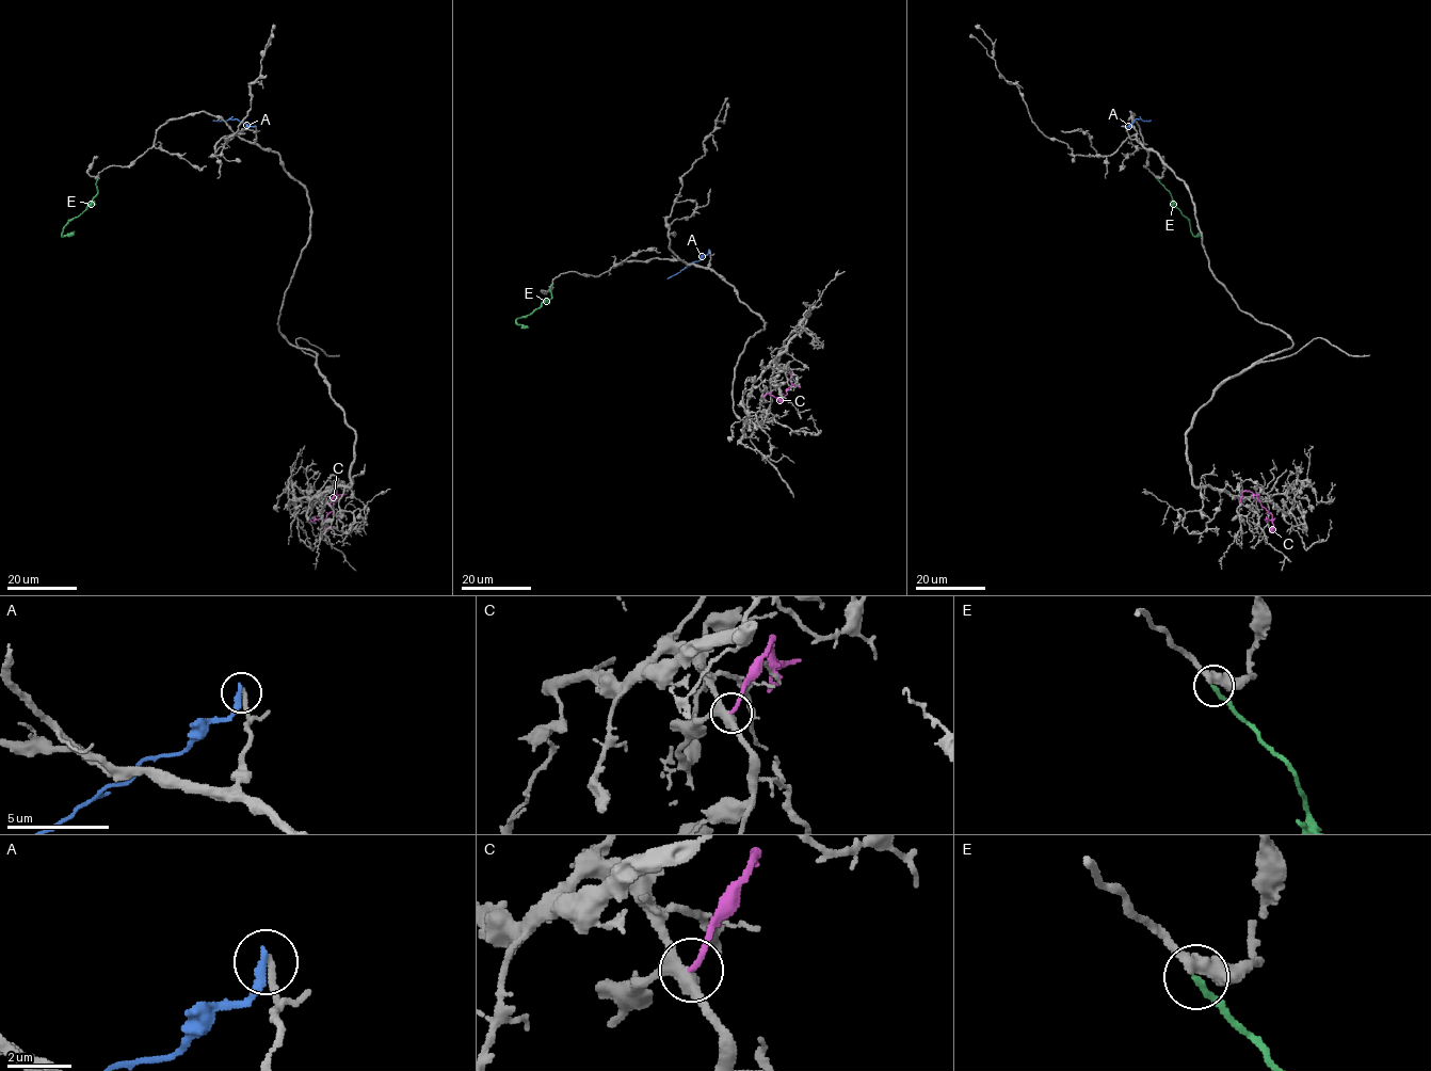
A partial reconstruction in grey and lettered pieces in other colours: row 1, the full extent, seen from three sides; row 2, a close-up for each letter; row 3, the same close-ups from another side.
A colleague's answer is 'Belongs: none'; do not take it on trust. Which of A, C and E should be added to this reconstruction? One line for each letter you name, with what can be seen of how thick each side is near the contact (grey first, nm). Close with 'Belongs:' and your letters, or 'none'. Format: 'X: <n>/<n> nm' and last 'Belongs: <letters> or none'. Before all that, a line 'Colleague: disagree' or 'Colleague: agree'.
Colleague: disagree
E: 360/200 nm
Belongs: E

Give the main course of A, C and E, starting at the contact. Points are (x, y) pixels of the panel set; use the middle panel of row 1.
A: (709, 251), (700, 260), (666, 278)
C: (784, 367), (790, 372), (791, 384), (786, 394), (781, 400), (768, 393), (764, 397)
E: (552, 284), (550, 298), (515, 320), (529, 328)

